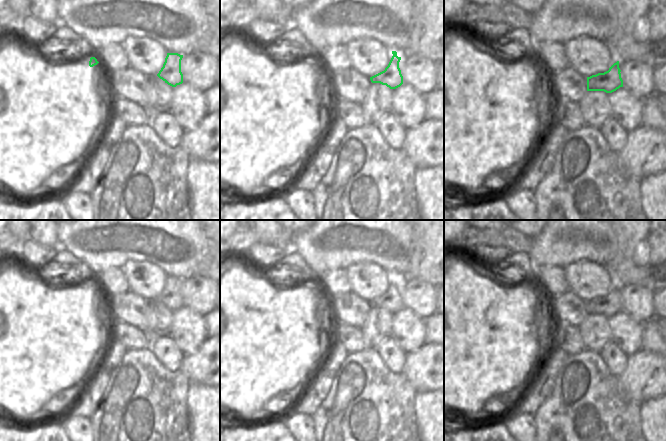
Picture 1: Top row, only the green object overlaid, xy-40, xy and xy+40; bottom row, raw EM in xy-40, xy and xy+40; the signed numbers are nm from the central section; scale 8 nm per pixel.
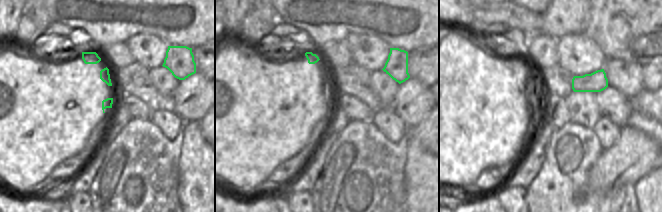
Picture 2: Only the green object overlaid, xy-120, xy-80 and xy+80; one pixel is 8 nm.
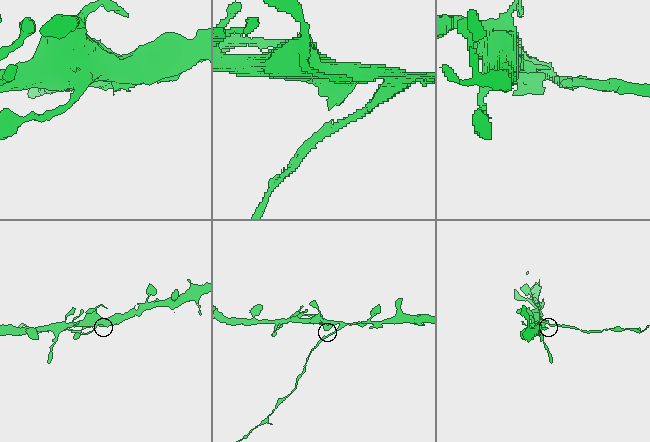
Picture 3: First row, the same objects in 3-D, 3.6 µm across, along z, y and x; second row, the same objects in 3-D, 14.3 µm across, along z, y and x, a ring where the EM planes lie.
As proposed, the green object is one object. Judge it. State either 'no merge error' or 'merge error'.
merge error

